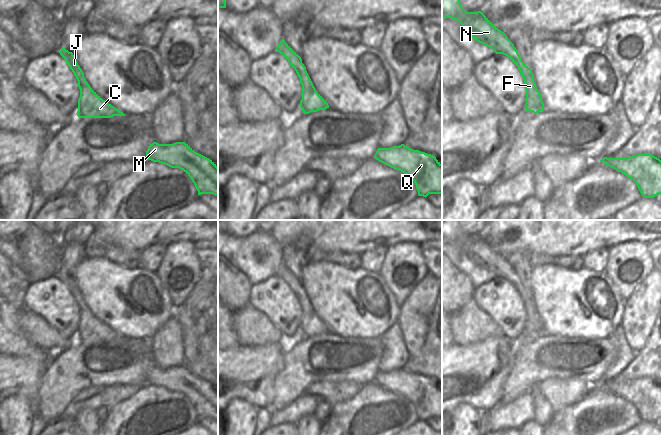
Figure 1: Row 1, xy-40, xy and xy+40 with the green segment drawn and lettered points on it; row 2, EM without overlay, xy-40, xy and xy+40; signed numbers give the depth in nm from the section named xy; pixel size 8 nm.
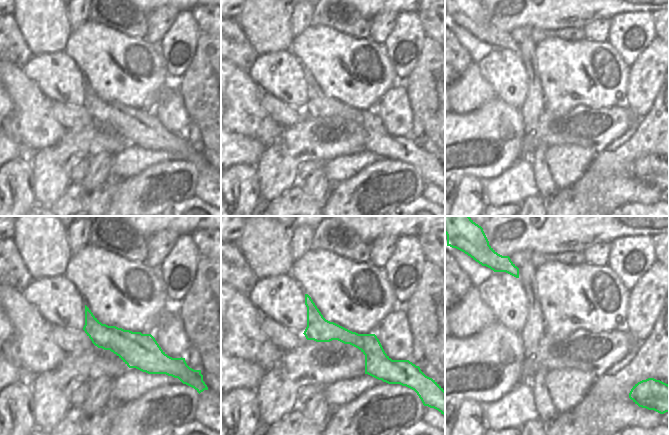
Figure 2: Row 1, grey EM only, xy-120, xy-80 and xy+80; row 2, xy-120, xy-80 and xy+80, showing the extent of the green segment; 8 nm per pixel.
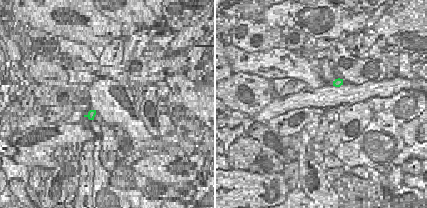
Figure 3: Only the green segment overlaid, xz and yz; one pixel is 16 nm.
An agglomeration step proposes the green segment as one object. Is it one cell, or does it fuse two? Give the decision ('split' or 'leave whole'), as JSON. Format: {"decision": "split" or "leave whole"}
{"decision": "leave whole"}

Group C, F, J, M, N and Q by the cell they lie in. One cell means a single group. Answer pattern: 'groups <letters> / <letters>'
groups C F J M N Q

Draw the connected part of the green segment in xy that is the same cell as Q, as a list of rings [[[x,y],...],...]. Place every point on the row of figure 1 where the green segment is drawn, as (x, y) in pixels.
[[[401,144],[378,148],[374,158],[409,176],[416,185],[418,196],[442,194],[442,164],[435,156]]]

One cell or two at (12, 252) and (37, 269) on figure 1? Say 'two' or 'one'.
two

